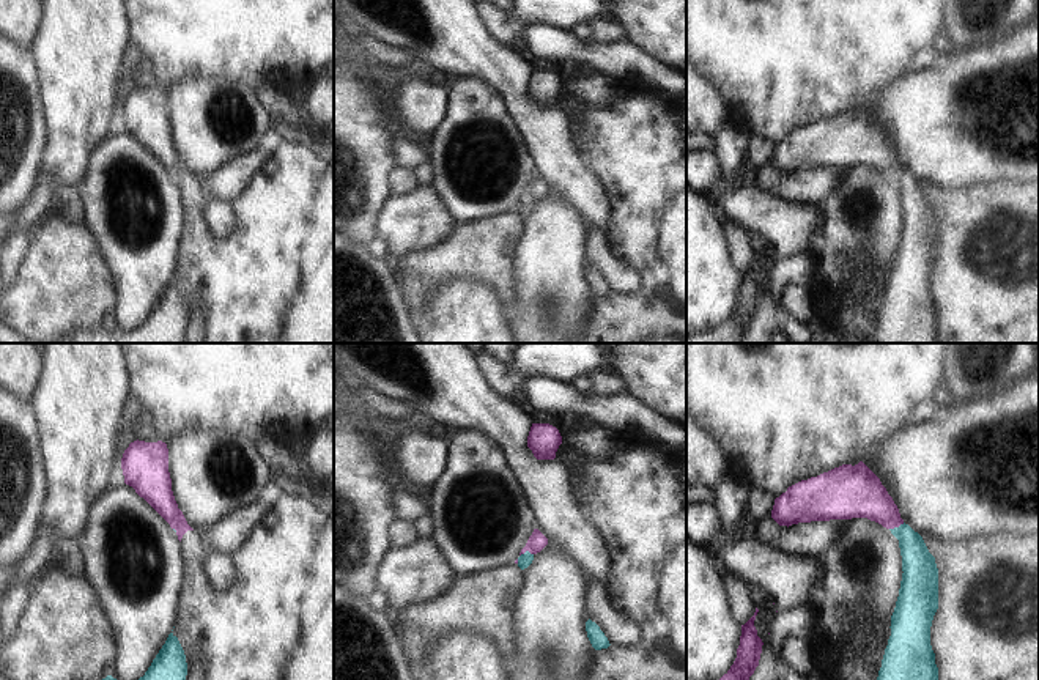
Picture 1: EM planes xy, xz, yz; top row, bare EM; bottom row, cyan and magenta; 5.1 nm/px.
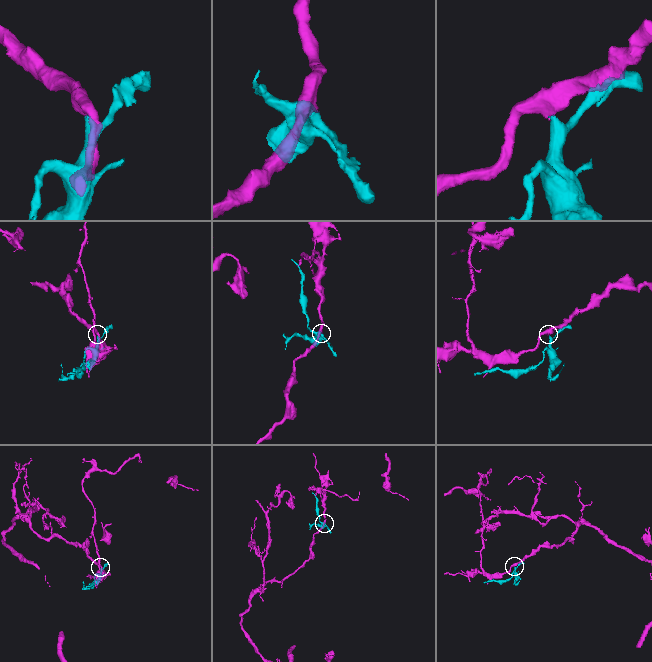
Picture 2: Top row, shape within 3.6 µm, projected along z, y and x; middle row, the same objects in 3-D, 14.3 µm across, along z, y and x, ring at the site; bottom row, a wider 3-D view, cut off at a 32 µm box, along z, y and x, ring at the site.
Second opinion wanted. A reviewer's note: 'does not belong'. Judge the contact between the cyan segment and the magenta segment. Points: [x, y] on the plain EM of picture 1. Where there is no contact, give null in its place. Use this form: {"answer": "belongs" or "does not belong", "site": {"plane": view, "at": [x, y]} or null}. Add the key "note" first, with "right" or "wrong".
{"note": "right", "answer": "does not belong", "site": {"plane": "yz", "at": [896, 175]}}

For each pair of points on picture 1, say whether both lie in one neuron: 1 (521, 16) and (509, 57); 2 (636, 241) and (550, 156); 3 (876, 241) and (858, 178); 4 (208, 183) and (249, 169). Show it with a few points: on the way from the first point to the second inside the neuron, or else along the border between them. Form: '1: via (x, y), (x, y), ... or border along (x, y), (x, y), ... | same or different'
1: border along (482, 22), (501, 43), (517, 44) | different
2: border along (598, 180), (608, 197), (608, 227), (603, 235) | different
3: via (876, 225), (877, 205), (869, 194) | same
4: via (218, 183), (227, 183), (240, 170) | same

